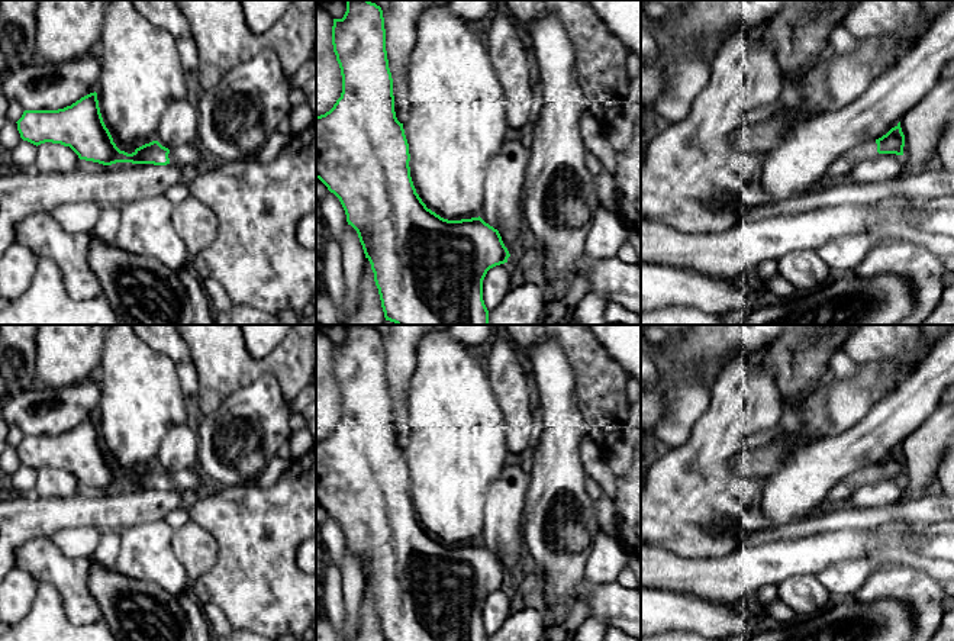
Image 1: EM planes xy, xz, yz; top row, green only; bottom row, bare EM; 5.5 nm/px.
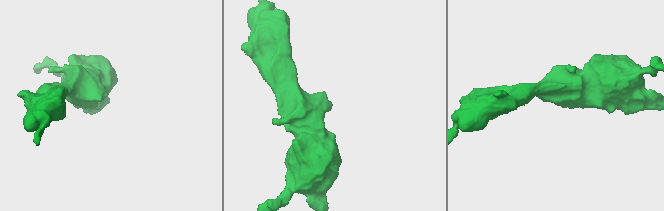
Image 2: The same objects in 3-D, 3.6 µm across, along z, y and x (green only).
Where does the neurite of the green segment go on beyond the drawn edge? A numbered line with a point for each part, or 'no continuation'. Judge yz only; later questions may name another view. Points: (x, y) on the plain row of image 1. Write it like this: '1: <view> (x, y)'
1: yz (838, 495)

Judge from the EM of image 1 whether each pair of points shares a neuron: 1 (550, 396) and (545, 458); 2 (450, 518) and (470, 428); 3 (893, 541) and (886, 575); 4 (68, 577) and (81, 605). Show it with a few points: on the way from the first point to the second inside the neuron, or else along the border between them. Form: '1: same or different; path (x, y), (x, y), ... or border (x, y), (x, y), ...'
1: same; path (553, 412), (553, 443)
2: same; path (450, 496), (450, 467), (455, 450)
3: different; border (911, 564), (882, 564), (863, 585)
4: same; path (73, 585), (76, 598)

